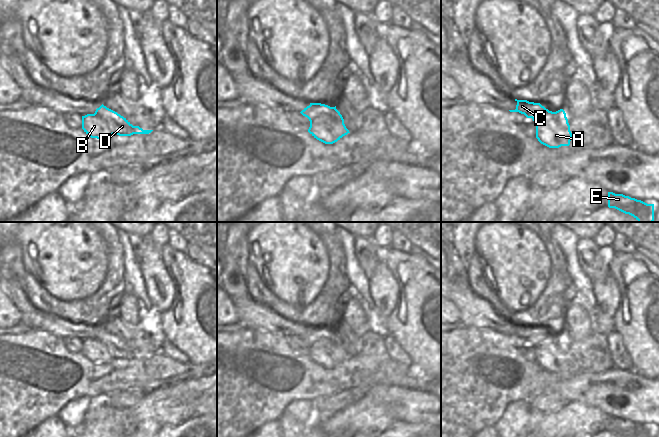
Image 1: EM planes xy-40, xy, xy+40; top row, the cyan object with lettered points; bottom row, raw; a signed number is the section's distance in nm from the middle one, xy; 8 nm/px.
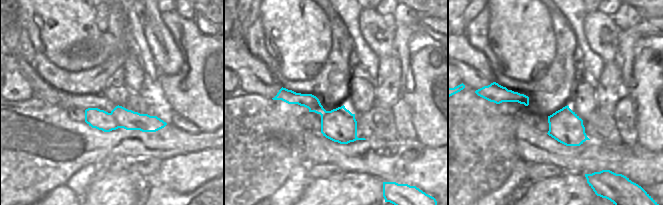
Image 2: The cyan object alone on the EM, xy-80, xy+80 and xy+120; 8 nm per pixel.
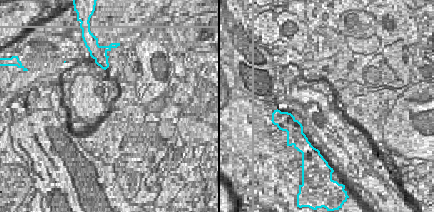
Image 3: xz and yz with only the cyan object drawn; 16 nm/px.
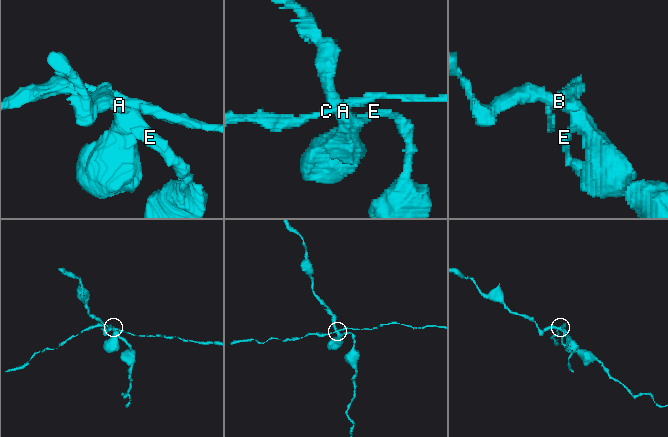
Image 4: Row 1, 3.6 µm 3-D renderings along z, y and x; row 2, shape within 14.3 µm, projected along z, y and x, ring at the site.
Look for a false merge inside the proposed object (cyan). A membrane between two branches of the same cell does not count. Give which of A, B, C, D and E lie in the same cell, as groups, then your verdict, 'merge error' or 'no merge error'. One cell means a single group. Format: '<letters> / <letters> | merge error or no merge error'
A B E / C D | merge error

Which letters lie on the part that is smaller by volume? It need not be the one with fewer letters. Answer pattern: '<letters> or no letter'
C, D

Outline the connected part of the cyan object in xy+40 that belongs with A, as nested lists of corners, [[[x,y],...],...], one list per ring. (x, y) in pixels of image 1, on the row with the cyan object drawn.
[[[563,109],[561,110],[564,114],[563,118],[558,117],[557,111],[549,116],[533,118],[536,125],[536,138],[549,148],[569,146],[573,137],[566,113]]]

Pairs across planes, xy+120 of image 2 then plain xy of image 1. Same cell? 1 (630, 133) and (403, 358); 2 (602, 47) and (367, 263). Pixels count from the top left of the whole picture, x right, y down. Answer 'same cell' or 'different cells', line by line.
1: same cell
2: same cell

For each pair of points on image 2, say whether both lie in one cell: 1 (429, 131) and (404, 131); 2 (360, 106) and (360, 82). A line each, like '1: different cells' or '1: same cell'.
1: different cells
2: same cell

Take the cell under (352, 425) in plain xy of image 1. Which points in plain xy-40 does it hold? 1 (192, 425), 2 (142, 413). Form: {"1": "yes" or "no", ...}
{"1": "no", "2": "yes"}

